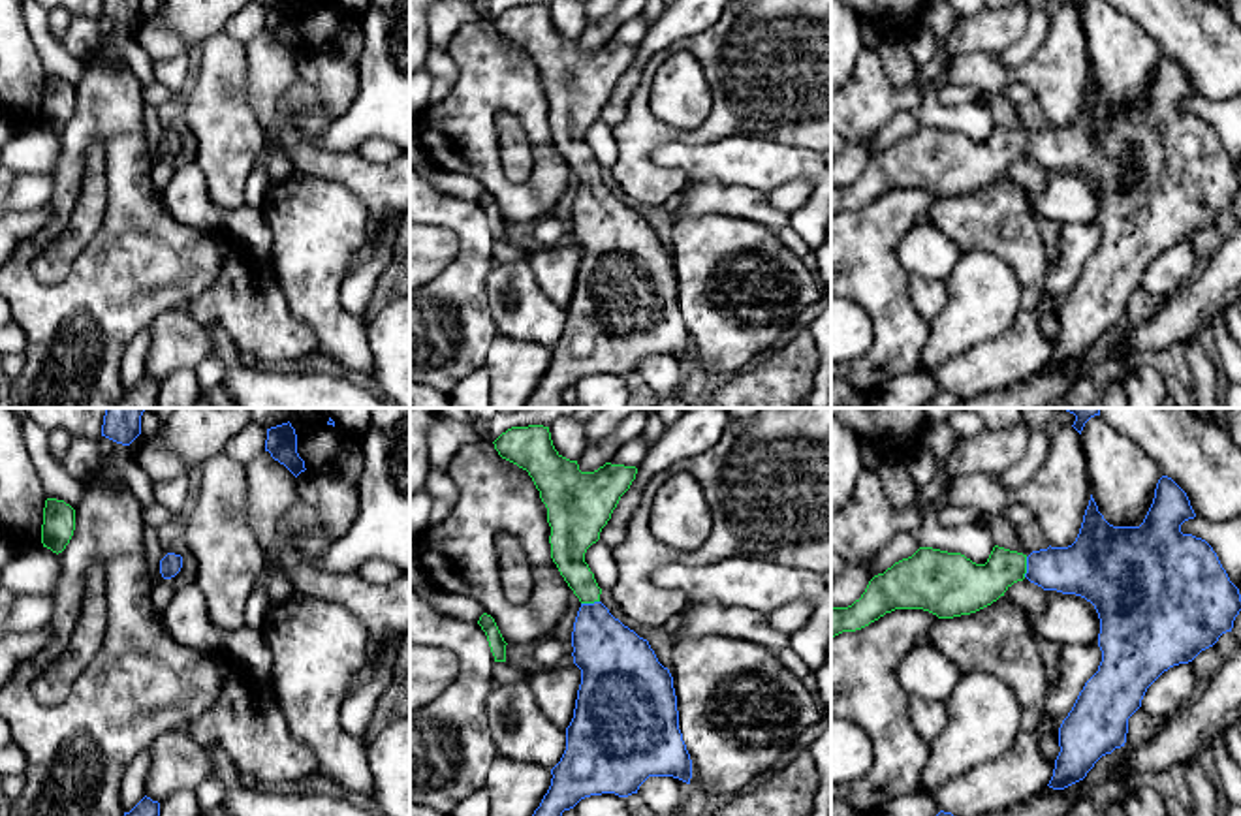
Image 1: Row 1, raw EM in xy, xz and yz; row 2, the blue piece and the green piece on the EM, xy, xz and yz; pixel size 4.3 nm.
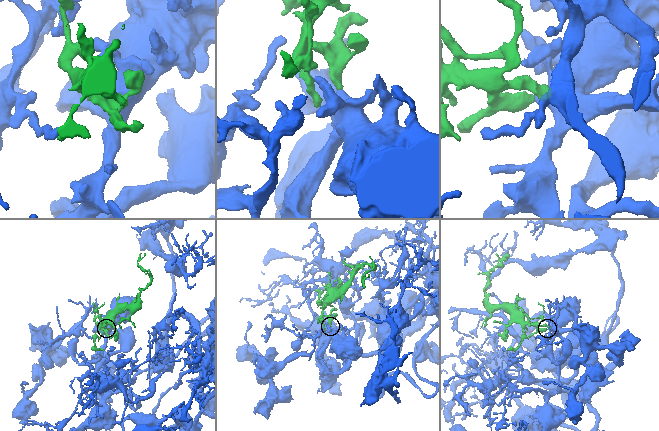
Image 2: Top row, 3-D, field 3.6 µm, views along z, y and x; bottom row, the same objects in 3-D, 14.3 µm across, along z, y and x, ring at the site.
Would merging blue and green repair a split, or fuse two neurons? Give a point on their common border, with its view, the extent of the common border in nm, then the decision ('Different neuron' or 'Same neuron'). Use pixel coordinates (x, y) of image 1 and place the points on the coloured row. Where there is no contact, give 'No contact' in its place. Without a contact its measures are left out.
Touches blue at yz (1027, 566). Shared border 90 nm. Same neuron

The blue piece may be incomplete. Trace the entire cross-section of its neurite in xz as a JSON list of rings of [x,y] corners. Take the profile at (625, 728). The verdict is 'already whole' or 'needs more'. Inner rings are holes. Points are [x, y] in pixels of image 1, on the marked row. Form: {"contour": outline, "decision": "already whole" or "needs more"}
{"contour": [[[543,425],[511,427],[493,444],[502,459],[526,470],[540,491],[551,526],[551,558],[581,602],[572,632],[572,656],[581,669],[573,718],[566,728],[566,750],[551,769],[551,786],[532,816],[562,816],[590,795],[628,797],[637,793],[649,777],[673,777],[690,784],[692,760],[679,730],[673,677],[649,641],[600,602],[602,588],[585,562],[587,549],[600,540],[637,468],[605,463],[594,472],[581,472],[577,461],[555,449],[549,427]]], "decision": "needs more"}

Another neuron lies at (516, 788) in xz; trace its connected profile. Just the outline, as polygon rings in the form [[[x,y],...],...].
[[[496,756],[485,782],[491,816],[532,816],[547,793],[551,778],[551,769],[543,765]]]

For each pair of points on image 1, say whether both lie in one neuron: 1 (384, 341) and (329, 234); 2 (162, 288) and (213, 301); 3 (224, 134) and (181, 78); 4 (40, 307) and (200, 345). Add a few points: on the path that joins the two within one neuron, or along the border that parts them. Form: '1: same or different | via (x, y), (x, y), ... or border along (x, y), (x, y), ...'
1: different | border along (365, 326), (373, 369)
2: different | border along (222, 262), (220, 273), (183, 305)
3: different | border along (196, 51), (188, 87)
4: different | border along (183, 305), (164, 309), (149, 324)

